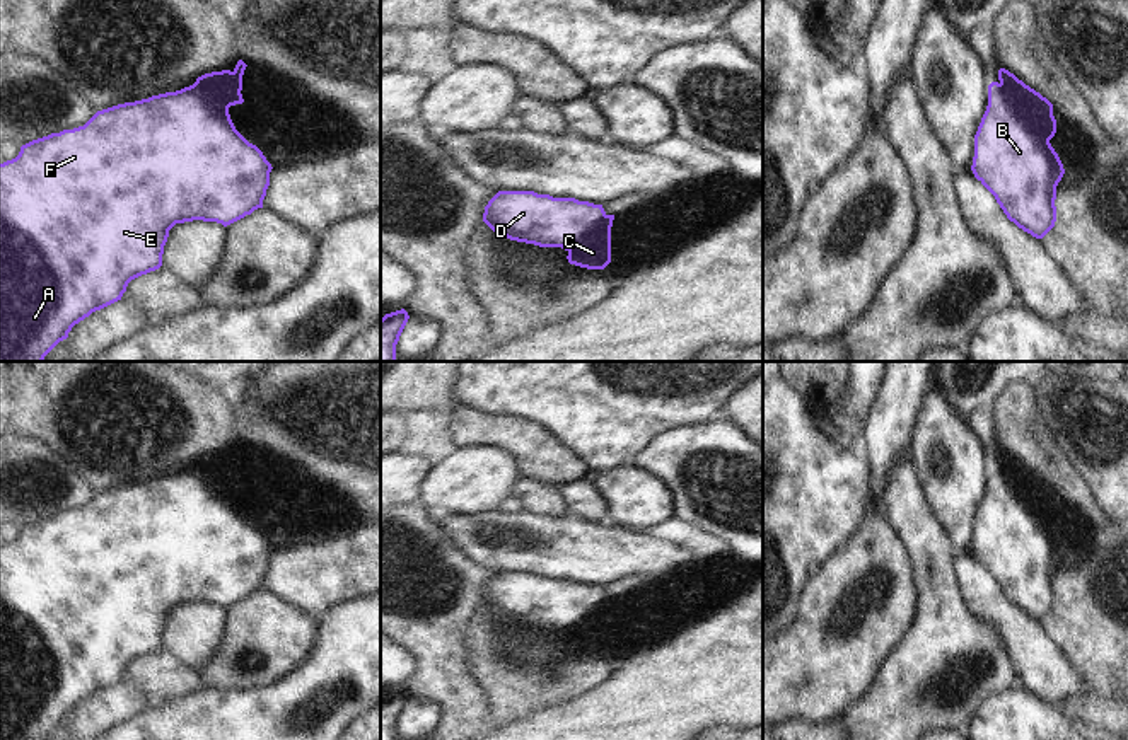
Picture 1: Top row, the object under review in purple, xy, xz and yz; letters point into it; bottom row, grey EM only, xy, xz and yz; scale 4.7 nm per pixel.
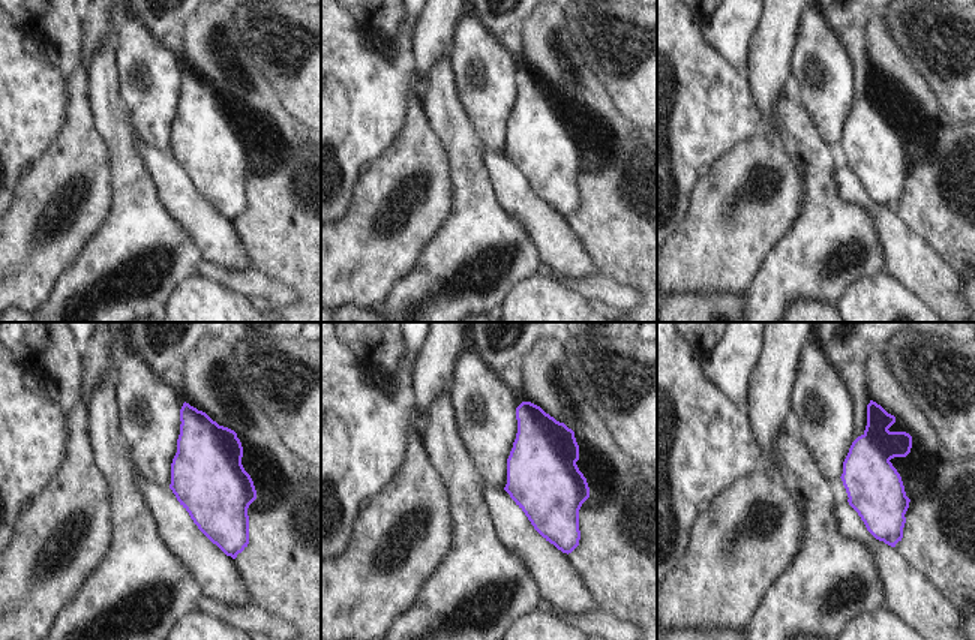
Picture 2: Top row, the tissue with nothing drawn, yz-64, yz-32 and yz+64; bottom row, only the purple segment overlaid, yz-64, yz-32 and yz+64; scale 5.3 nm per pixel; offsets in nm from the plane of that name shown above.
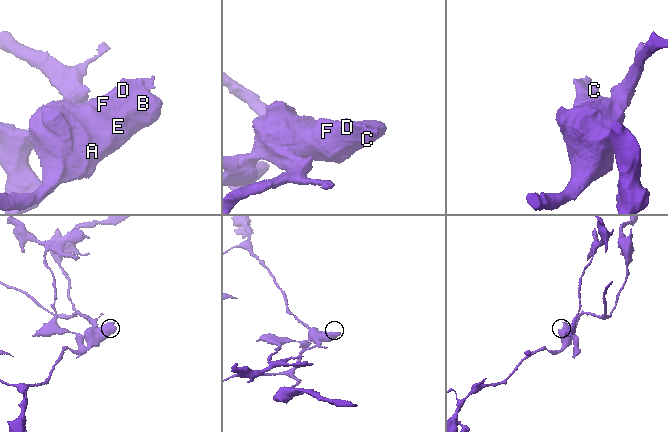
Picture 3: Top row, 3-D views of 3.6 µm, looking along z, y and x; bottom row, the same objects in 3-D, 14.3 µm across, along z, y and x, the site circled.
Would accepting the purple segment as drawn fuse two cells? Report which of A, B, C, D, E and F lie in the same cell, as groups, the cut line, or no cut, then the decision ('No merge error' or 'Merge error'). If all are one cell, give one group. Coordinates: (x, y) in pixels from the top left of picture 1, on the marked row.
Groups: A B C D E F. No split. No merge error

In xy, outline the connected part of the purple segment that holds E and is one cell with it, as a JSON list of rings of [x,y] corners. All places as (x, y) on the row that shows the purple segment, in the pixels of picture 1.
[[[239,60],[232,72],[205,73],[181,90],[97,111],[84,126],[32,140],[20,147],[15,159],[0,164],[0,361],[43,361],[60,341],[68,338],[75,324],[121,300],[131,280],[162,266],[164,246],[176,223],[203,220],[227,227],[263,208],[273,167],[263,152],[235,130],[229,114],[230,106],[244,102],[241,90],[246,66]]]

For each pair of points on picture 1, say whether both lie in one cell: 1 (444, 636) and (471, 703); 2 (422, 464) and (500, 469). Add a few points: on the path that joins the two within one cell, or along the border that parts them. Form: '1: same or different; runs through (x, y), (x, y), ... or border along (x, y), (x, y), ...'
1: same; runs through (444, 653), (444, 676), (454, 686)
2: different; border along (432, 466), (420, 485), (418, 497)

